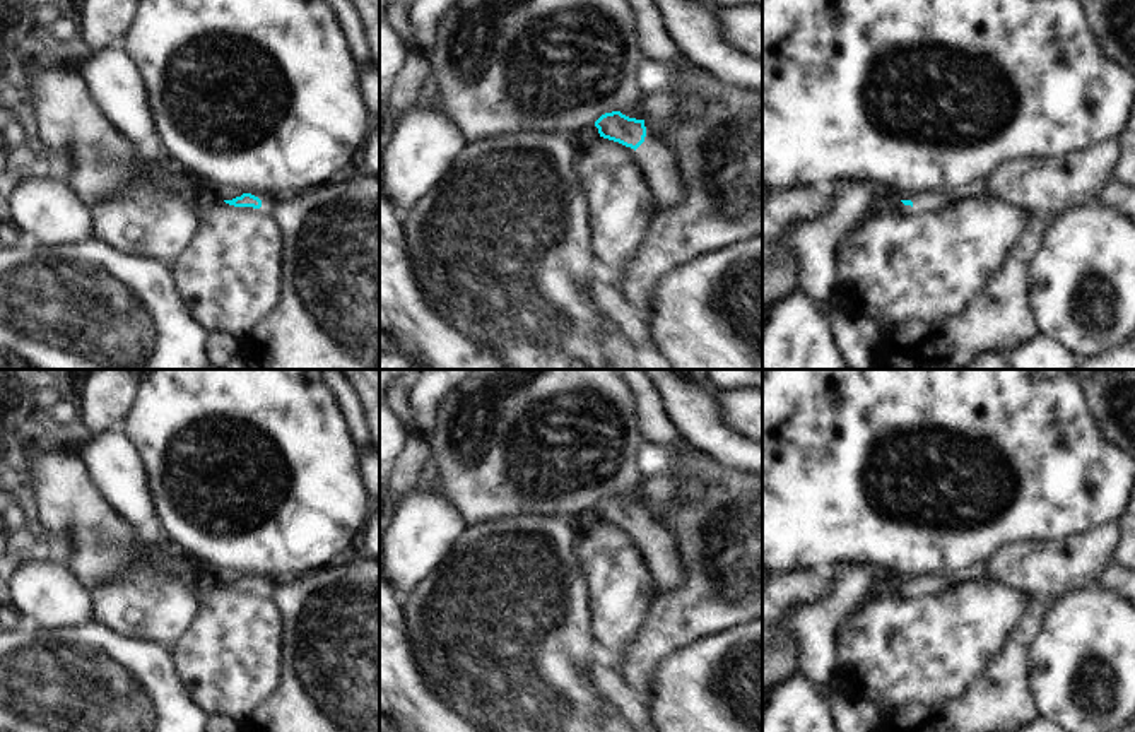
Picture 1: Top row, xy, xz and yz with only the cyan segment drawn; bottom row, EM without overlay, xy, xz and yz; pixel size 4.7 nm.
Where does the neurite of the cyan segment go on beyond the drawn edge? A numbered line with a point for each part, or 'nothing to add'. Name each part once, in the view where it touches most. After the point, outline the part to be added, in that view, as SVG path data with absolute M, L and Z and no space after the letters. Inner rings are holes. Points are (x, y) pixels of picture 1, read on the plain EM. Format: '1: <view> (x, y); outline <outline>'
1: xz (657, 546); outline M651 518L636 532L636 546L655 580L656 593L672 592L684 581L672 535Z

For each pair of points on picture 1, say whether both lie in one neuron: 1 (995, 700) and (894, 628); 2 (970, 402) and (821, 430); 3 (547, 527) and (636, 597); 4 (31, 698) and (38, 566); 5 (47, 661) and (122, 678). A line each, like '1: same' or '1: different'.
1: different
2: same
3: different
4: different
5: same

